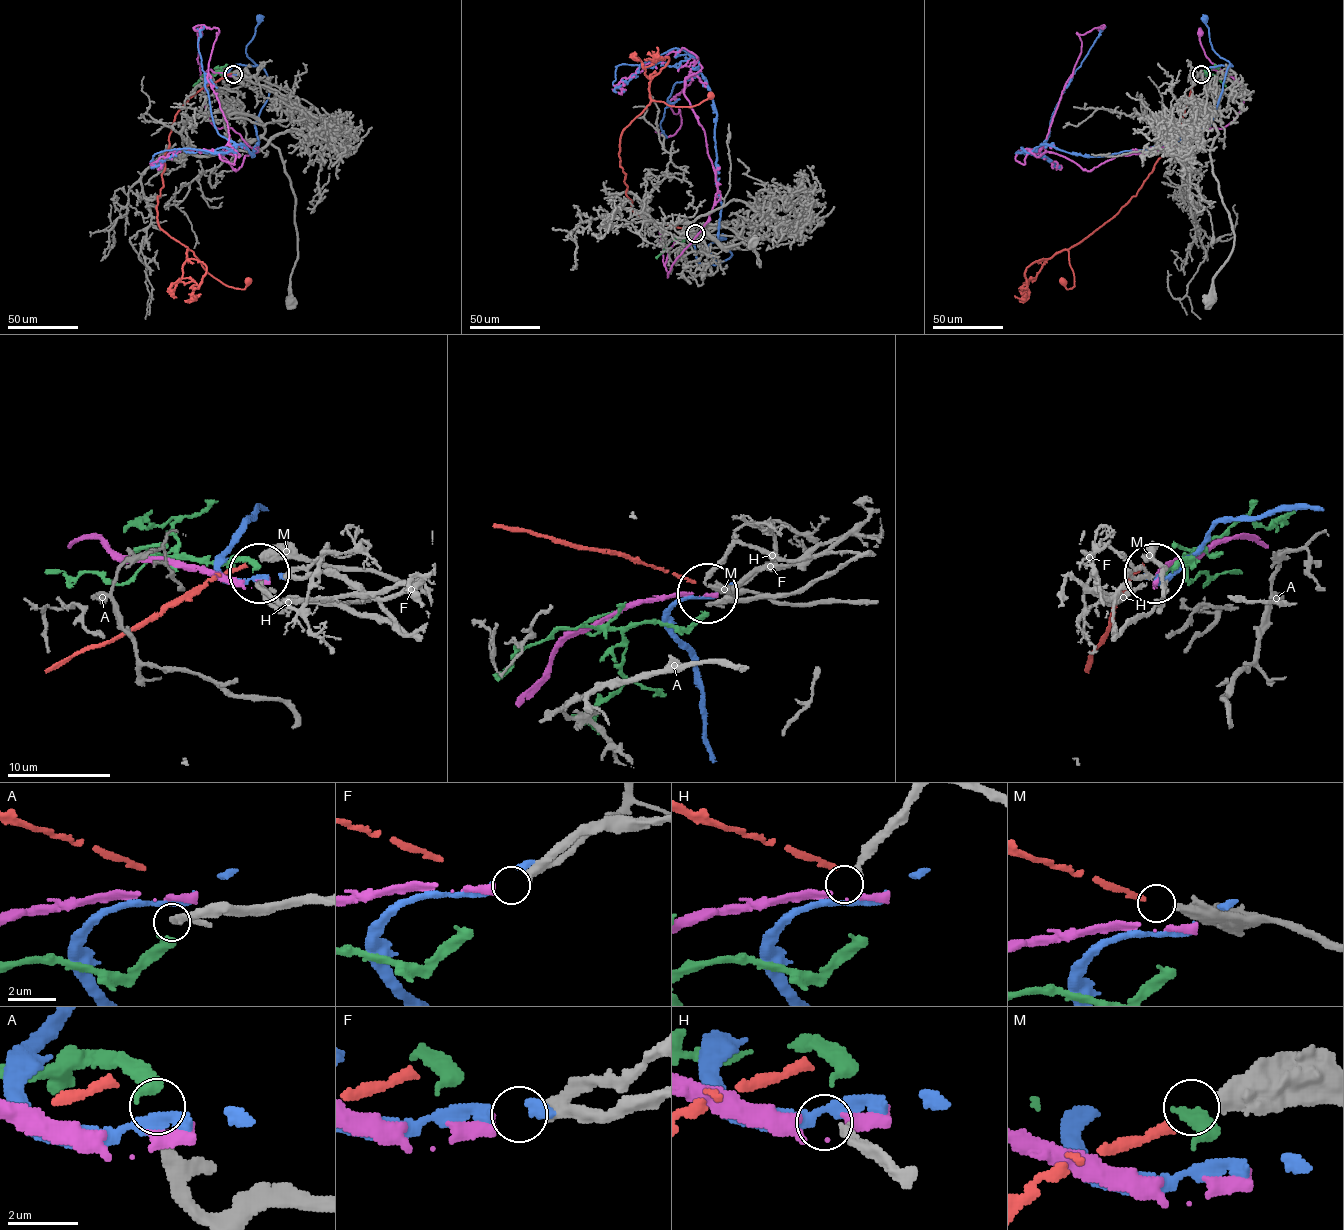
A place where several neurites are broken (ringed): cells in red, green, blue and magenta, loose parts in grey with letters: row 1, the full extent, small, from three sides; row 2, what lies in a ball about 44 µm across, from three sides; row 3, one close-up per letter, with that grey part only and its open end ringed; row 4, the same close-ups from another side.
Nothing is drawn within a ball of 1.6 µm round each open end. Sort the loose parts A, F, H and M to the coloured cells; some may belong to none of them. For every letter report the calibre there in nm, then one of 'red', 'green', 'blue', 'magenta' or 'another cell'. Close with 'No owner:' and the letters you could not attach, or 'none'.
A: calibre 320 nm; green
F: calibre 300 nm; magenta
H: calibre 200 nm; another cell
M: calibre 500 nm; red
No owner: H

